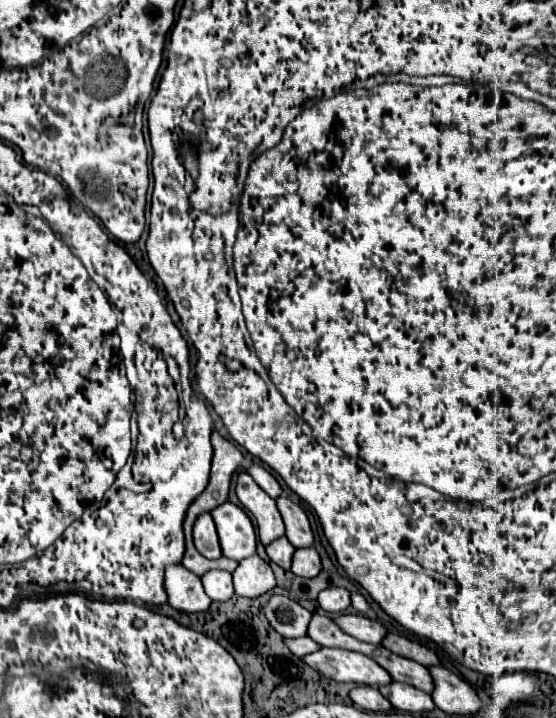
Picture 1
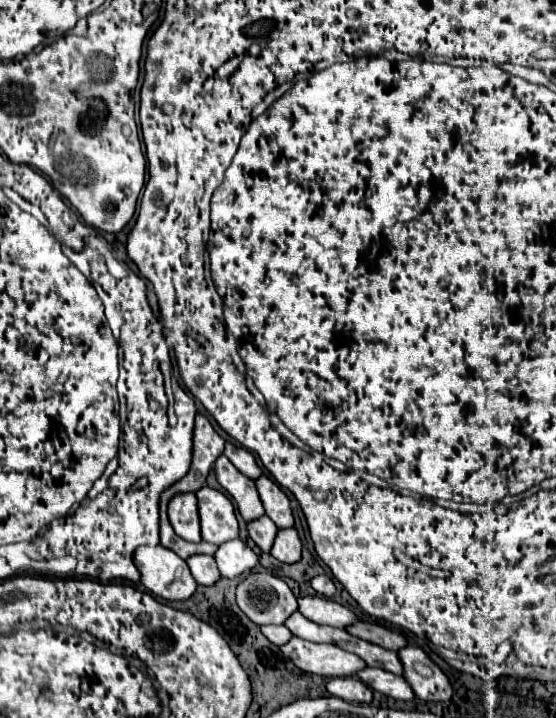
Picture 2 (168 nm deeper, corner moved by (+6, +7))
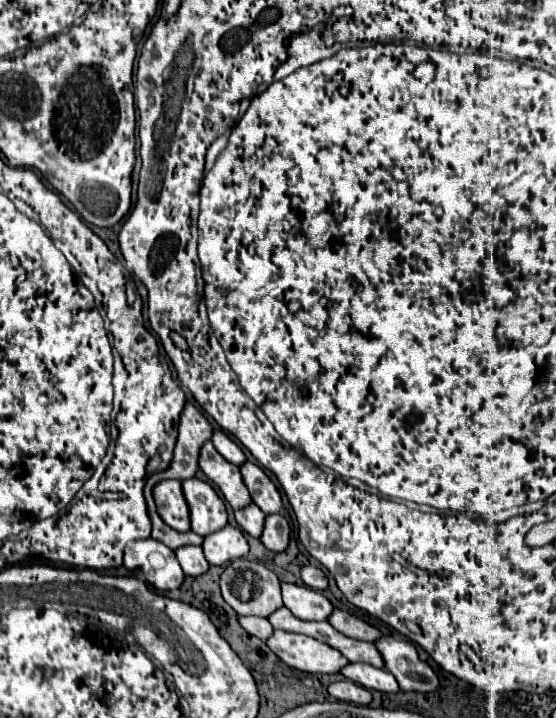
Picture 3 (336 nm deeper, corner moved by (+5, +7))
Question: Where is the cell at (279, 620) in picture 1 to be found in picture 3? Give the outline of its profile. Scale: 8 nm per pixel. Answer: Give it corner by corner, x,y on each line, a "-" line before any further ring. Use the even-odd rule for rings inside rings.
235,559
225,565
221,577
219,577
219,587
223,599
237,611
237,615
257,615
257,617
267,617
271,611
283,607
281,601
281,585
279,579
273,571
263,567
259,561
251,559

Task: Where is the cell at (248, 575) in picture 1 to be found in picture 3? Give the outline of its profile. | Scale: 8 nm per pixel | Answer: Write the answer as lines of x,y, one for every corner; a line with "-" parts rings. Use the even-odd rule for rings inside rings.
225,525
223,529
203,537
203,553
211,565
223,565
227,561
241,559
249,553
249,543
237,527

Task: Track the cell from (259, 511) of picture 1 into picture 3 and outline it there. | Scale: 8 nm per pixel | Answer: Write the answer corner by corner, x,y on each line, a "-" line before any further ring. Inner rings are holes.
203,443
199,451
199,469
219,487
225,501
233,507
245,507
245,503
251,503
251,497
247,495
247,487
243,487
243,479
239,475
239,467
227,463
211,443

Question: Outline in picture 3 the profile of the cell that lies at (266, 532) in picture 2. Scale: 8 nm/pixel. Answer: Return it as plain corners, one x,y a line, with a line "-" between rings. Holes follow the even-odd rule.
249,503
247,507
235,511
235,519
237,519
239,527
243,531
247,531
251,537
259,537
259,531
263,531
261,527
263,527
265,513
259,511
259,507
255,507
255,503

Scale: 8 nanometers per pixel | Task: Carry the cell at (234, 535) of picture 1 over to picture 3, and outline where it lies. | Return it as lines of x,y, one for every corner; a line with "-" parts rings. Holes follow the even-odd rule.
191,477
191,479
185,479
181,487
189,507
191,531
203,537
227,525
225,503
209,483

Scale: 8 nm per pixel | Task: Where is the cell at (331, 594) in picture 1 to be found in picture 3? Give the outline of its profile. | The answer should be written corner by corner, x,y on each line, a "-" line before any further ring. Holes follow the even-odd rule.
313,565
301,567
301,581
303,581
307,587
317,589
317,591
327,589
327,577
325,577
325,573
323,573
319,567
313,567

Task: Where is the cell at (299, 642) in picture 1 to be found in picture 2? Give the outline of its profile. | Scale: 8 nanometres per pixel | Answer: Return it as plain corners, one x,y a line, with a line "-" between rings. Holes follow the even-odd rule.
264,625
264,627
260,627
262,629
262,633
274,643
274,645
278,645
278,647
282,647
282,645
286,645
294,635
292,635
292,631
288,629
288,627
284,627
284,625

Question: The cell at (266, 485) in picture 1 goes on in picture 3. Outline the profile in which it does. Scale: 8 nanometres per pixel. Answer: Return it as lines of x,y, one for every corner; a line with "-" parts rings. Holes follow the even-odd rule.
213,431
211,435
211,443
215,445
215,449
229,461
229,463
235,463
235,465
241,465
245,461
245,455
243,451
223,433
223,431

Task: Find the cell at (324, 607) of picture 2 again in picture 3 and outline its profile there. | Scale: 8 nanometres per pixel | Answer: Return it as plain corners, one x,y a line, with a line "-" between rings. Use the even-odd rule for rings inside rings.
281,583
283,605
303,621
325,621
331,615
333,605
315,589
307,589
305,585

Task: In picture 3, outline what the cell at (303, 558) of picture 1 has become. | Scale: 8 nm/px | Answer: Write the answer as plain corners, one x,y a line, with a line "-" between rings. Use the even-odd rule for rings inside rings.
273,513
265,517
261,543
275,553
281,553
289,545
289,523
281,513

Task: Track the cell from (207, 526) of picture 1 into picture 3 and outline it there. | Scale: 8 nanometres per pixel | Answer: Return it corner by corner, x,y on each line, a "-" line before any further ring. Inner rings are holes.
165,479
153,487
153,499
157,505
159,517
173,527
175,531
189,531
187,501
183,499
181,481

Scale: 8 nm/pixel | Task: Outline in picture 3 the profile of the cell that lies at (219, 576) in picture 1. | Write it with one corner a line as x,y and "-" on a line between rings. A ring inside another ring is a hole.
197,545
179,547
179,549
175,549
175,555
177,555
177,559
179,559
181,569
183,569
185,575
197,577
197,575
201,575
203,571
209,569
207,559
203,559
203,551

